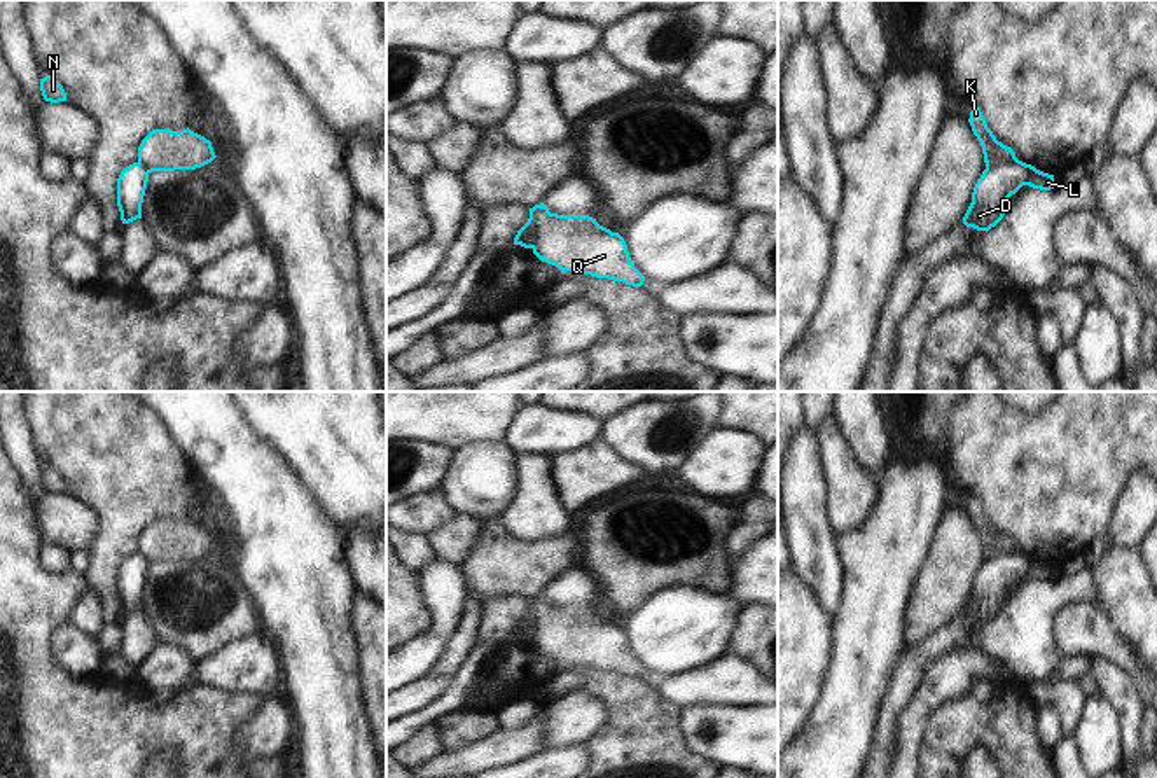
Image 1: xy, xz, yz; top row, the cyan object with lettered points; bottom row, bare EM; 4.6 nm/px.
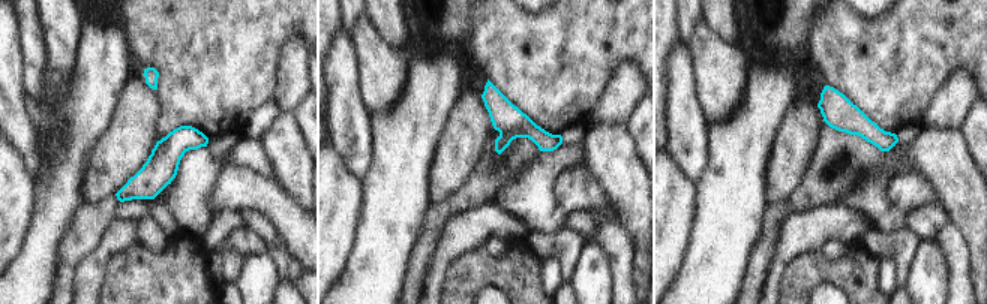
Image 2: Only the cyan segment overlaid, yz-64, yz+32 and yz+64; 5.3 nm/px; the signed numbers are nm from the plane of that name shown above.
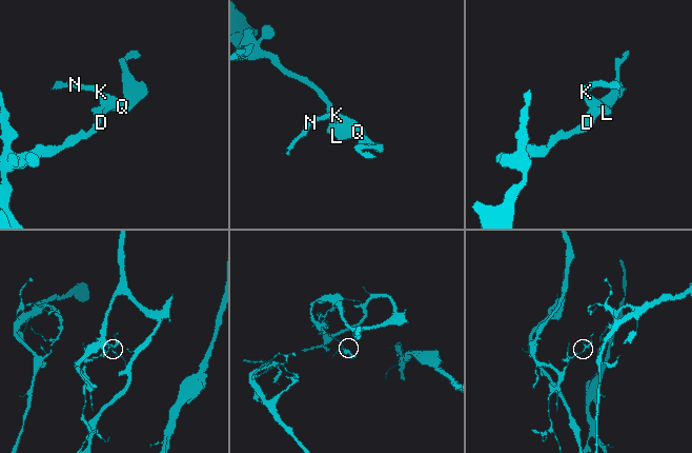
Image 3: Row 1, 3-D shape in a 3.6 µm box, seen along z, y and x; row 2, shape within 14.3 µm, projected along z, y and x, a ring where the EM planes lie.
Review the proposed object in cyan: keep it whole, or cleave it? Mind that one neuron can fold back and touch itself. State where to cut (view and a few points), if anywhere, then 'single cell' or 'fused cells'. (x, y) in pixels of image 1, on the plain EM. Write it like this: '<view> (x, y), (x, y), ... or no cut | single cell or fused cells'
yz (1021, 553), (997, 555), (986, 560) | fused cells

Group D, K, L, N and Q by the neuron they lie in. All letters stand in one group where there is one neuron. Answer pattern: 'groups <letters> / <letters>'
groups D / K L N Q

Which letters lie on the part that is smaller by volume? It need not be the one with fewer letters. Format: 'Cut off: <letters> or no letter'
Cut off: K, L, N, Q

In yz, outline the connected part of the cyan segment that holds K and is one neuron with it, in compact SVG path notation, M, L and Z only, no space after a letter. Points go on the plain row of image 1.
M972 497L968 514L972 518L973 526L980 533L986 559L1007 554L1022 554L1015 549L1015 544L1010 538L996 531L977 497Z

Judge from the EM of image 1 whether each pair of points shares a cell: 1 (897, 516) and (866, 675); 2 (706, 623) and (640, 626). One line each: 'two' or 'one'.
1: one
2: one

